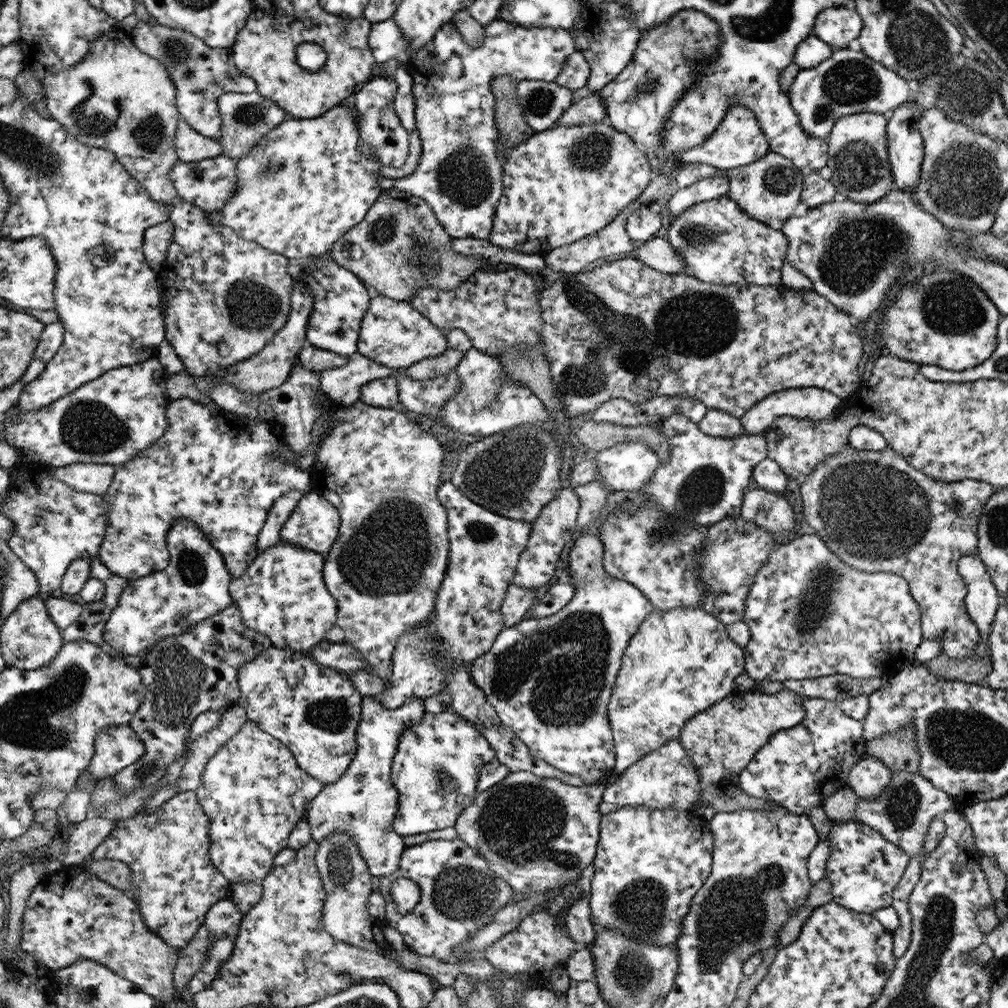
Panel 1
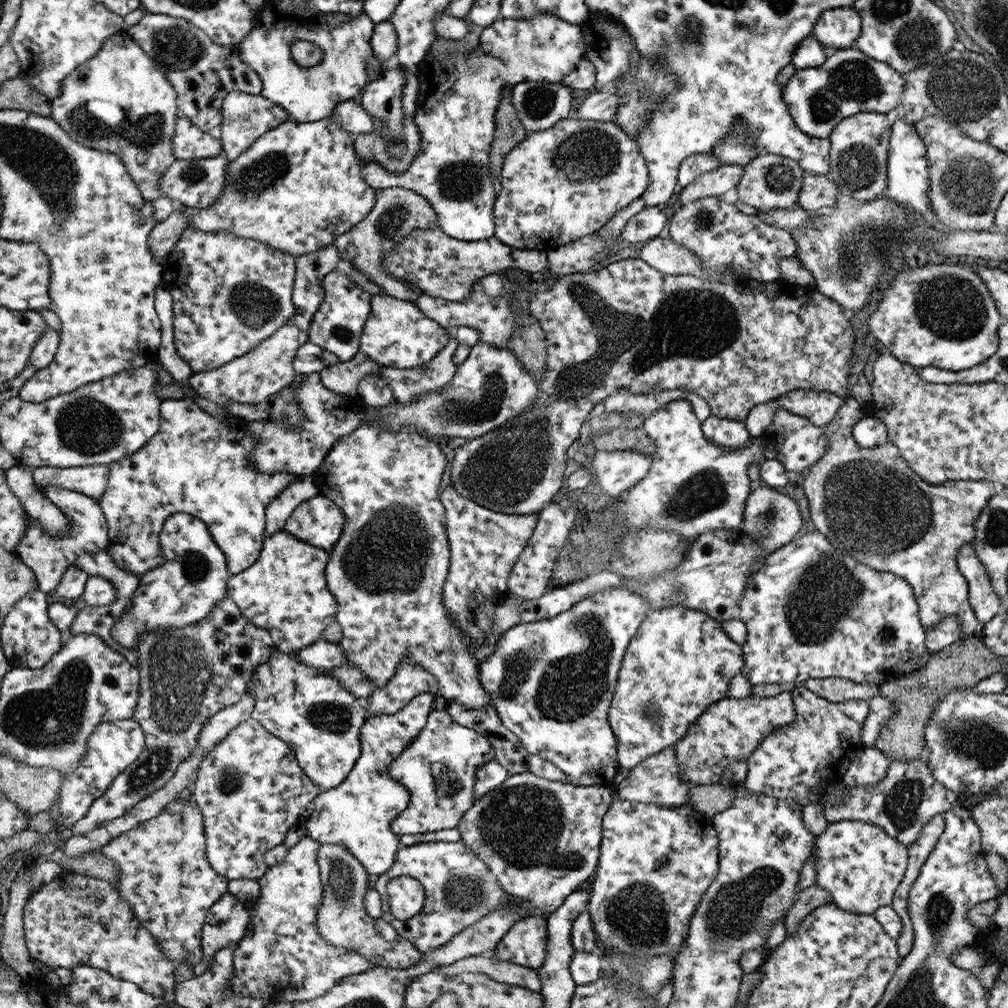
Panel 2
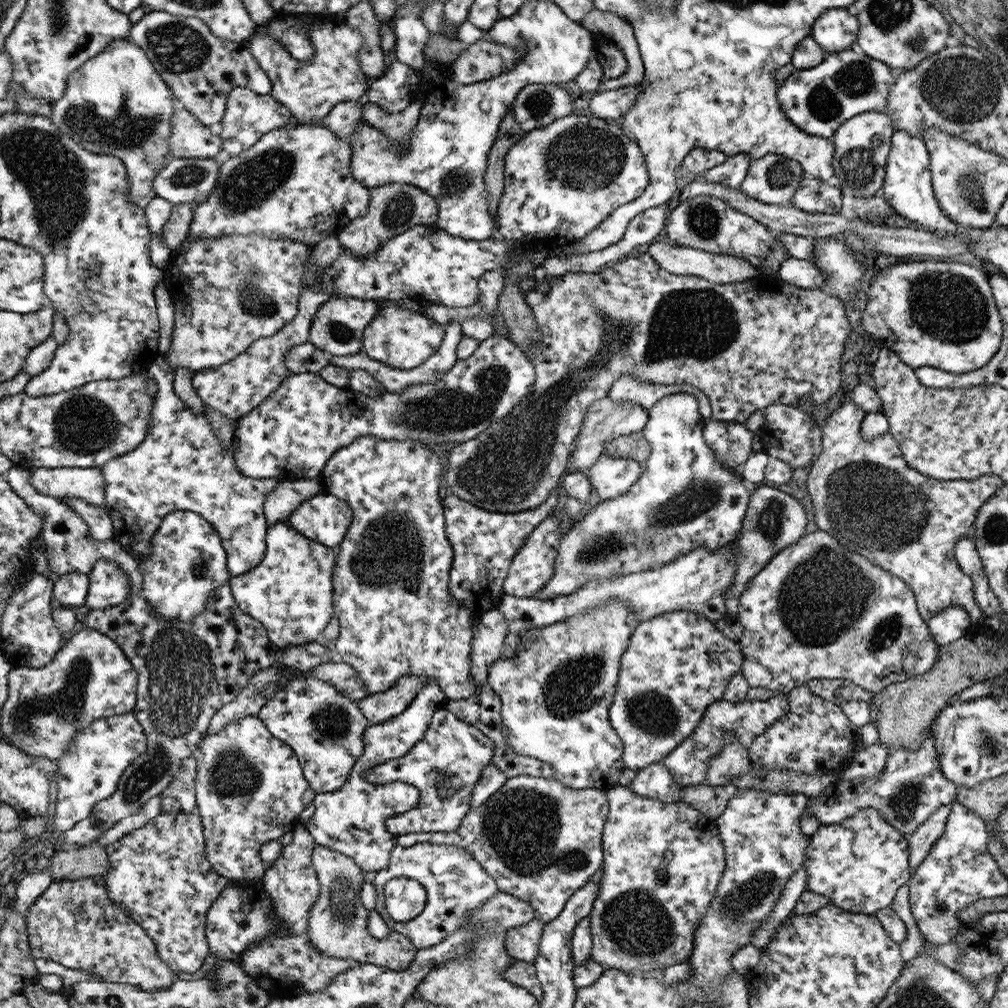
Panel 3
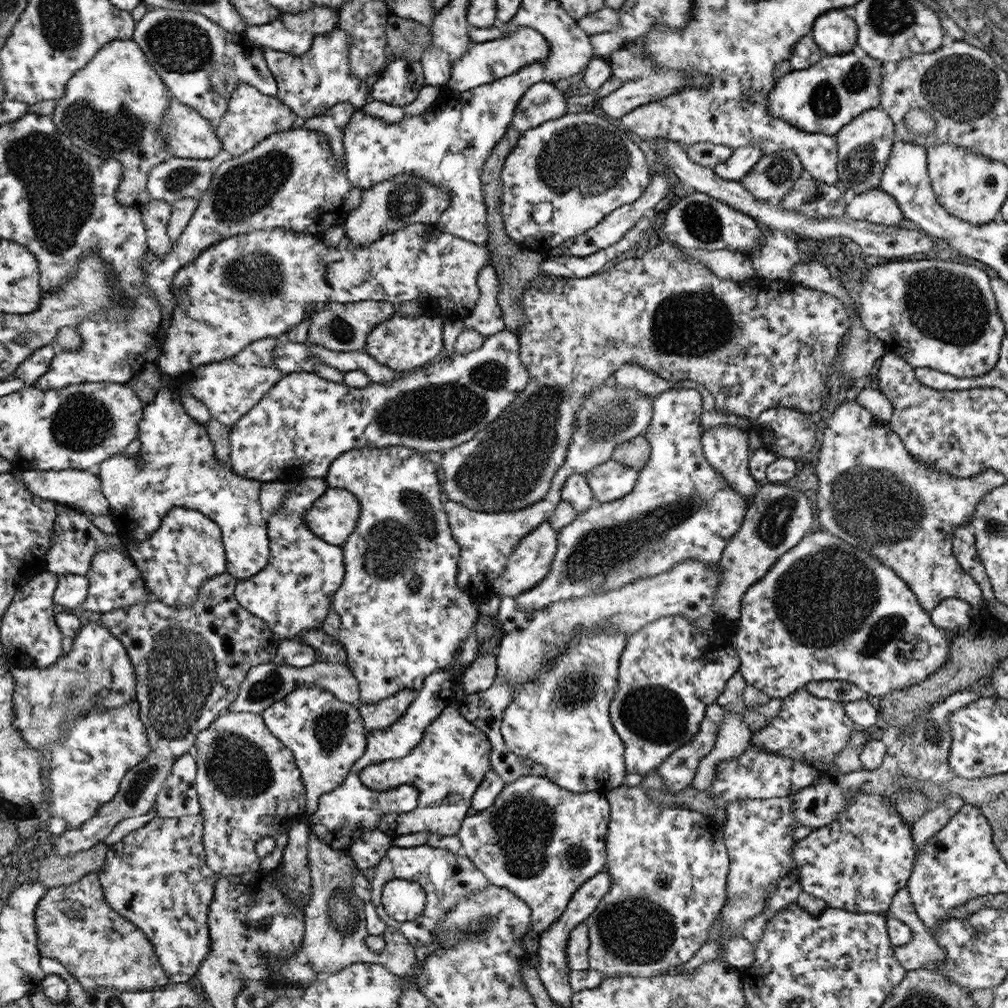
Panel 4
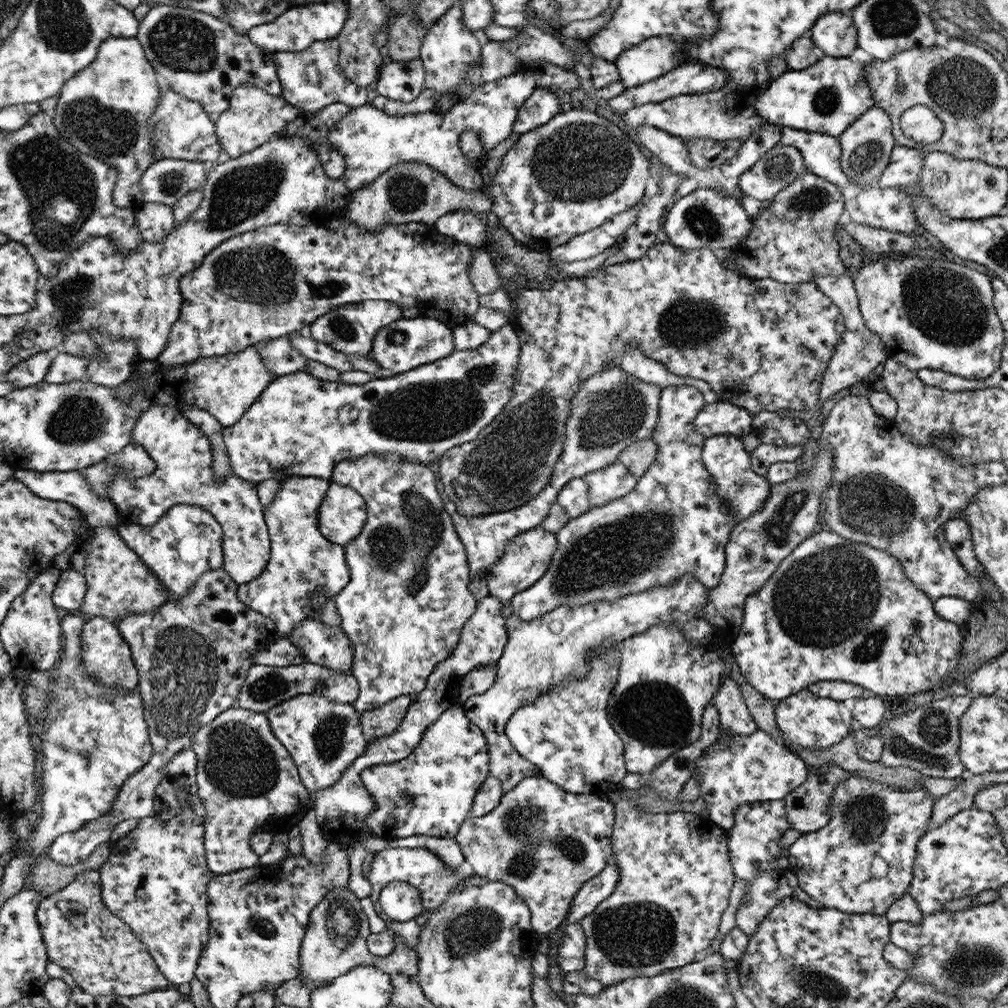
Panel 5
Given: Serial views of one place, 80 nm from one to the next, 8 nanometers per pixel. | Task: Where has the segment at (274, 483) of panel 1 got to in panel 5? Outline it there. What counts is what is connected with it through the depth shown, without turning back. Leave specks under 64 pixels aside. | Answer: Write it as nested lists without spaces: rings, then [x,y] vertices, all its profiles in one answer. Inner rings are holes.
[[[157,403],[150,407],[134,424],[131,442],[142,446],[155,462],[155,468],[147,476],[137,478],[127,478],[123,473],[114,474],[106,494],[117,508],[117,524],[154,526],[176,504],[200,506],[222,527],[222,569],[238,584],[253,580],[266,568],[270,558],[269,530],[262,503],[258,500],[257,484],[232,474],[215,479],[207,436],[175,408]]]

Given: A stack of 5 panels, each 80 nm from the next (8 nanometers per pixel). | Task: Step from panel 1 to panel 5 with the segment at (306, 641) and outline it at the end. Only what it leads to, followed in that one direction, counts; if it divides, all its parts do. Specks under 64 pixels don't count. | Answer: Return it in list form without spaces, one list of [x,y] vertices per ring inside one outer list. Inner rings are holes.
[[[288,476],[280,483],[276,497],[270,504],[262,507],[266,528],[269,530],[269,562],[259,576],[238,585],[237,599],[247,605],[247,608],[254,609],[254,612],[269,618],[276,627],[275,631],[281,637],[289,635],[301,621],[319,621],[323,604],[337,595],[349,582],[345,548],[342,545],[333,544],[318,531],[317,510],[319,503],[326,496],[330,483],[330,479],[315,476]]]

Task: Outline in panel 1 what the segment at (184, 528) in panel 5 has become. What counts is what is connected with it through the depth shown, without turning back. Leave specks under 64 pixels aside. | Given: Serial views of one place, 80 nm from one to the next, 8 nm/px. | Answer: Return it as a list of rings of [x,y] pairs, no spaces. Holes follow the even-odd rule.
[[[176,518],[174,523],[171,525],[170,530],[168,530],[166,544],[168,552],[170,553],[170,562],[167,563],[167,566],[161,571],[153,572],[145,577],[130,580],[129,586],[125,587],[123,592],[121,592],[121,594],[118,596],[117,604],[115,605],[113,612],[111,612],[109,620],[105,622],[105,627],[103,628],[103,641],[105,641],[105,643],[111,647],[111,649],[117,651],[117,653],[121,655],[125,655],[125,657],[135,657],[137,655],[143,655],[143,653],[147,653],[147,651],[149,651],[149,649],[151,649],[155,643],[159,644],[159,640],[165,639],[165,636],[182,636],[189,630],[193,629],[195,625],[199,625],[207,618],[217,615],[217,613],[223,611],[224,608],[227,608],[233,604],[233,597],[230,595],[229,591],[231,576],[229,570],[226,568],[225,561],[219,554],[218,549],[207,542],[206,537],[203,536],[203,533],[195,526],[195,523],[187,520],[186,518]]]

